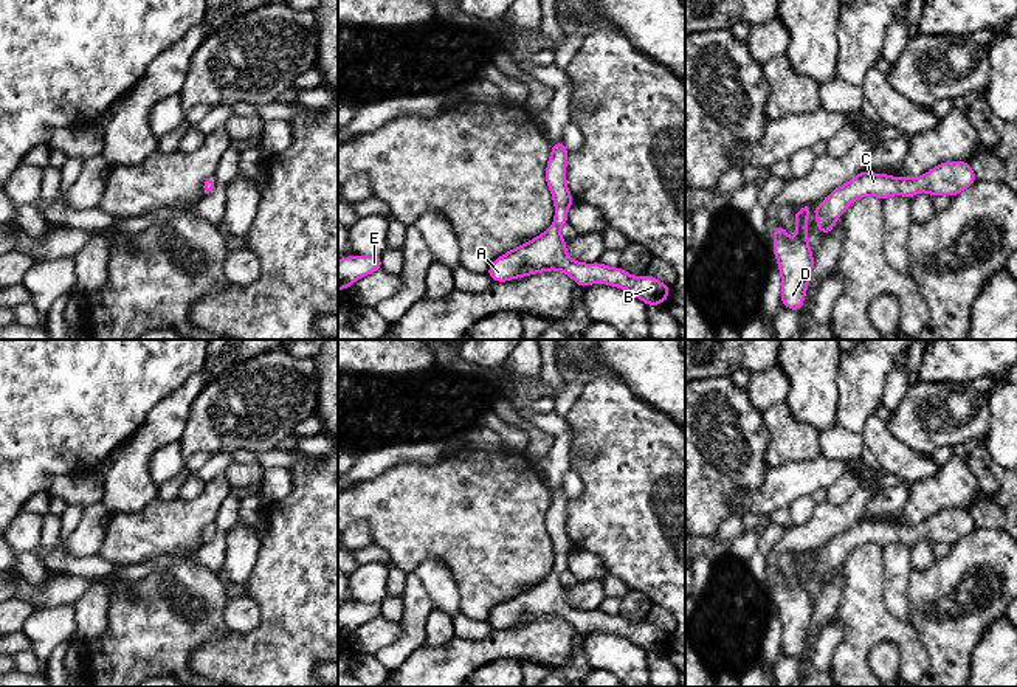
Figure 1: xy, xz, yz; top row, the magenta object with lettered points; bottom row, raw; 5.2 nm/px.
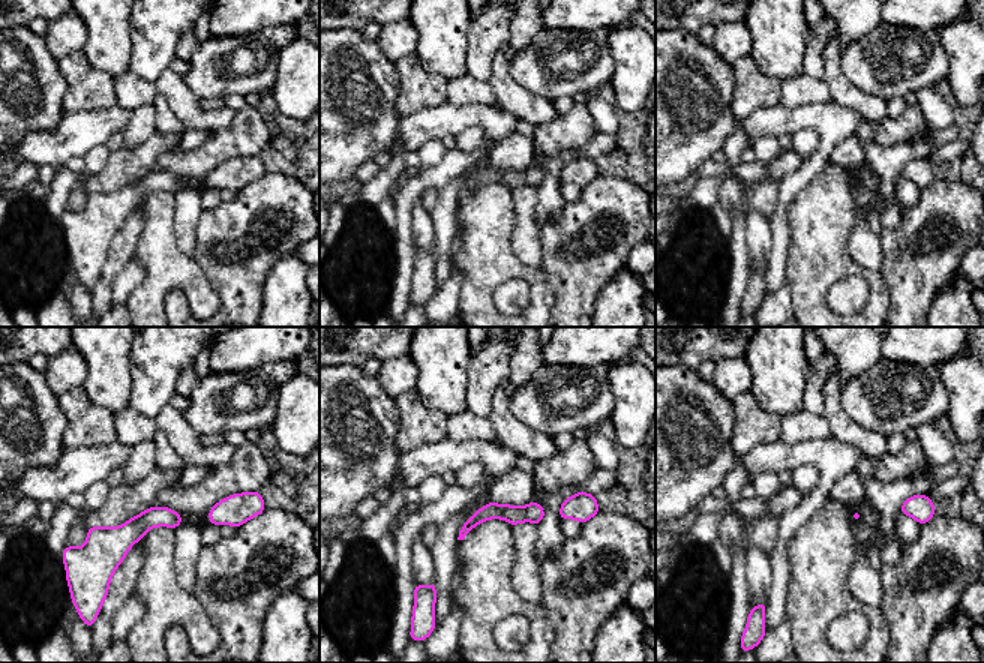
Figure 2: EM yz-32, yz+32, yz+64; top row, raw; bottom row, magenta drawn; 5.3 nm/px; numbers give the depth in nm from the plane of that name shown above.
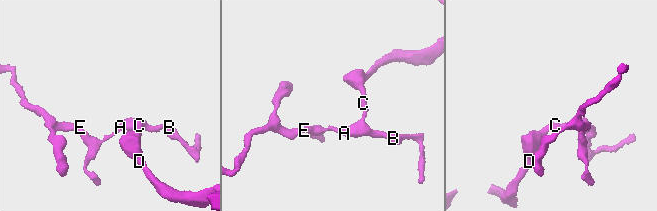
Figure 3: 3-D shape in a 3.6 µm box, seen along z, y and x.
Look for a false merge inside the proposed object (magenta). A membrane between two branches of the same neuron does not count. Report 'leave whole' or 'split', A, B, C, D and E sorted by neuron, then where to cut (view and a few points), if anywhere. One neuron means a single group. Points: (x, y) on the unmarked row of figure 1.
leave whole | A B C D E | no cut

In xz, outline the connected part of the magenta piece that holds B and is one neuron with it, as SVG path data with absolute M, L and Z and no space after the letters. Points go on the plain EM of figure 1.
M563 488L552 493L546 515L546 529L555 551L553 572L538 585L499 603L488 616L493 628L504 630L547 617L558 617L571 623L580 634L589 631L609 631L637 644L648 653L662 651L670 634L645 622L634 625L622 616L606 614L600 609L583 611L572 608L566 599L566 588L560 575L567 569L567 557L574 551L566 533L567 498Z

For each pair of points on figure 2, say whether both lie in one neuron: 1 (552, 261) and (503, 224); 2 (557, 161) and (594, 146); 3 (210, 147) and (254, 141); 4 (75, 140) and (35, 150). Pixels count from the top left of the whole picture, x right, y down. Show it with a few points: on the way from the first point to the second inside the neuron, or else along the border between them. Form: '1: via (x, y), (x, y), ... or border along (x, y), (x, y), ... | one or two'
1: border along (540, 267), (554, 294), (554, 300) | two
2: via (566, 156), (585, 150) | one
3: via (221, 146), (231, 141), (243, 141) | one
4: via (65, 146), (45, 147) | one

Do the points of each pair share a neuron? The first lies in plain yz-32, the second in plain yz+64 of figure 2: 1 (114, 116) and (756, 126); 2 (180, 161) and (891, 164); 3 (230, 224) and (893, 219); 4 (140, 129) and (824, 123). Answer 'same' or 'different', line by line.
1: same
2: different
3: different
4: different

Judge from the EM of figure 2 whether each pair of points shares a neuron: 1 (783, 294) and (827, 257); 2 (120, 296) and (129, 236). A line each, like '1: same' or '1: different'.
1: different
2: different

